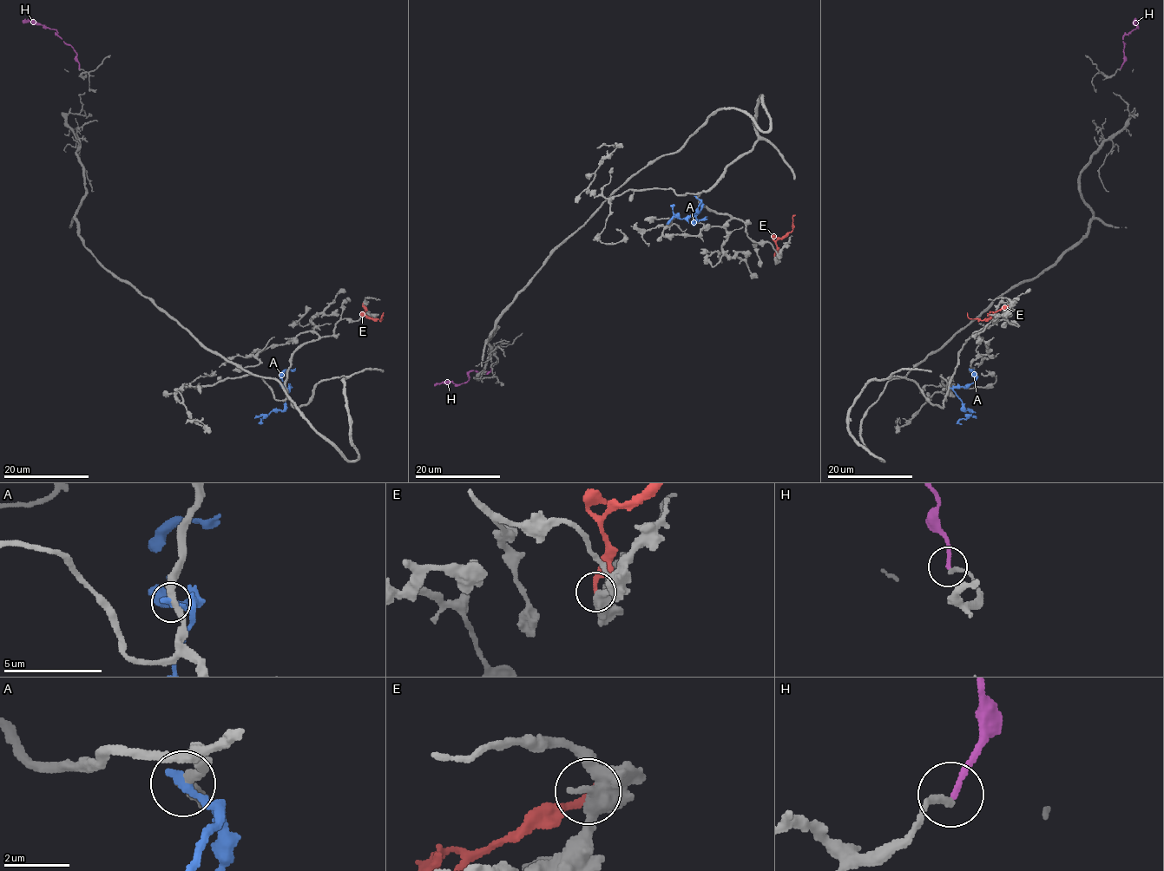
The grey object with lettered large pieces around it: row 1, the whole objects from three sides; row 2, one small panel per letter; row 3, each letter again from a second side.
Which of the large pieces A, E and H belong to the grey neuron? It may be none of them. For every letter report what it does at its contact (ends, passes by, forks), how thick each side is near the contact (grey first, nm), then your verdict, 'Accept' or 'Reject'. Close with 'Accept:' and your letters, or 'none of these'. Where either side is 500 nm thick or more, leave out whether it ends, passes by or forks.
A: It ends there. Thickness 320 nm (grey) against 320 nm. Reject
E: It ends there. Thickness 420 nm (grey) against 240 nm. Reject
H: It ends there. Thickness 200 nm (grey) against 180 nm. Reject
Accept: none of these

